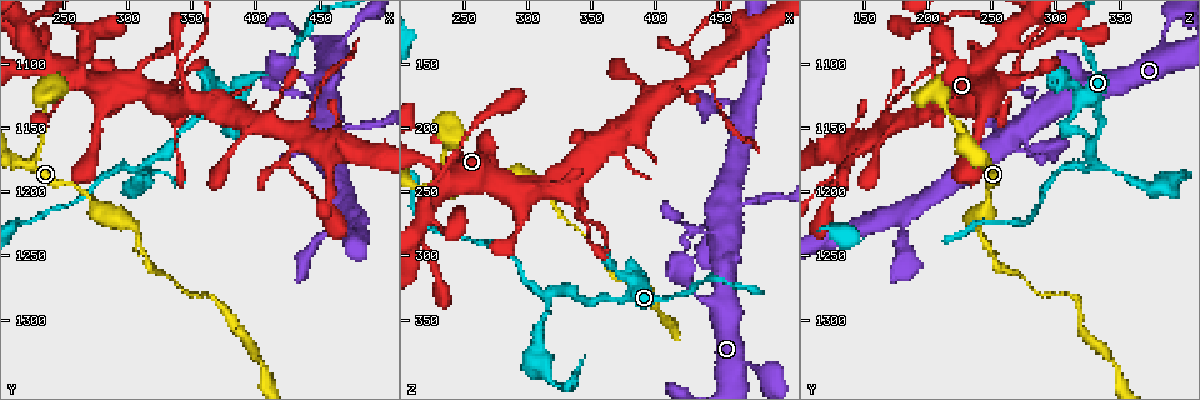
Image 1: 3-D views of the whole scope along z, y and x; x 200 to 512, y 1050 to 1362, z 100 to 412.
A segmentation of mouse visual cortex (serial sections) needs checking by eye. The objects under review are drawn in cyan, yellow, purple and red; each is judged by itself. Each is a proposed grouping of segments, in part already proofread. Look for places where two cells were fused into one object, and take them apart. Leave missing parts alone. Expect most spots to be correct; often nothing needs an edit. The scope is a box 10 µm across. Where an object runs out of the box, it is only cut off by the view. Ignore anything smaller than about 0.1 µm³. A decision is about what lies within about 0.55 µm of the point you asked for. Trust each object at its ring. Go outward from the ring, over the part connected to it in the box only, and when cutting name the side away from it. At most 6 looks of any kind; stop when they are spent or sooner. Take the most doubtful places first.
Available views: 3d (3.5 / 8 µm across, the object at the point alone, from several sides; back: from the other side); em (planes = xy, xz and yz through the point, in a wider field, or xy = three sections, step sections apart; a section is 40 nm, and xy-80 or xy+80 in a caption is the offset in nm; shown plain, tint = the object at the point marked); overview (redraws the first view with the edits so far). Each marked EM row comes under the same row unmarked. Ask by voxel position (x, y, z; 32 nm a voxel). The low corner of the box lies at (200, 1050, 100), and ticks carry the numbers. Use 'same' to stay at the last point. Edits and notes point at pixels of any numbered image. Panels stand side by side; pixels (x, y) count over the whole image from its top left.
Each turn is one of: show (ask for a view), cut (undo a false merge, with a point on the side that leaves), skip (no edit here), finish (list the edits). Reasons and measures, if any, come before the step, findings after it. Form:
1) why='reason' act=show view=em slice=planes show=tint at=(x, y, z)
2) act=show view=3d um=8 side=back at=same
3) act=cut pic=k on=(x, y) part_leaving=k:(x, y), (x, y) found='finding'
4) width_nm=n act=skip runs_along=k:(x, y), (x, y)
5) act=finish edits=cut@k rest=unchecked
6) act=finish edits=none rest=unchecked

why='calibre changes' act=show view=3d um=3.5 at=(320, 1176, 330)

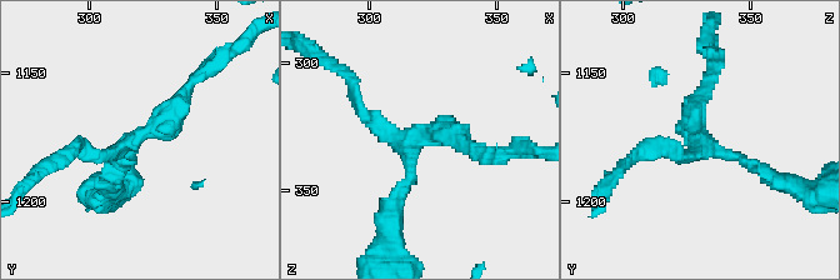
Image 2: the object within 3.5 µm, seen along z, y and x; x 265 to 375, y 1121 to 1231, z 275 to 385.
arms=3 arm_widths_nm=150,200,250 why='shape alone is not enough' act=show view=em slice=planes show=tint at=(318, 1176, 331)

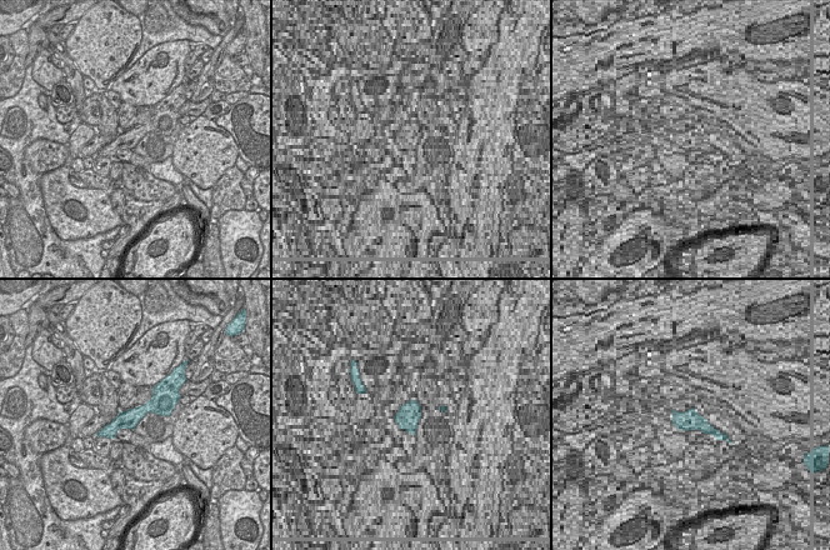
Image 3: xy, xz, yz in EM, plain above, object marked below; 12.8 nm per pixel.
act=skip runs_along=3:(169, 406), (148, 406), (101, 433) found='all the same cell'

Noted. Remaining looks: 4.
why='calibre changes' act=show view=3d um=8 side=back at=(424, 1174, 138)

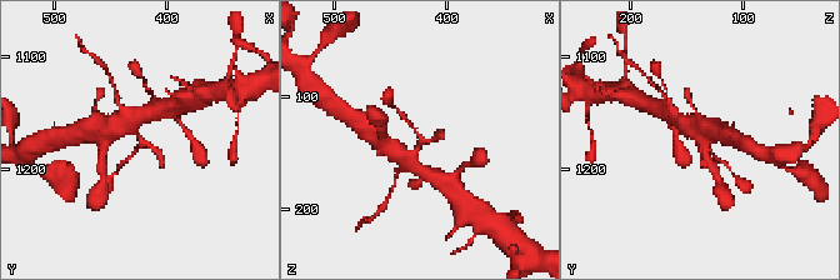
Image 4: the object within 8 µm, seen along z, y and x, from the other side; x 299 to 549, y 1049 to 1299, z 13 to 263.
why='need the tissue' act=show view=em slice=xy step=1 show=tint at=same

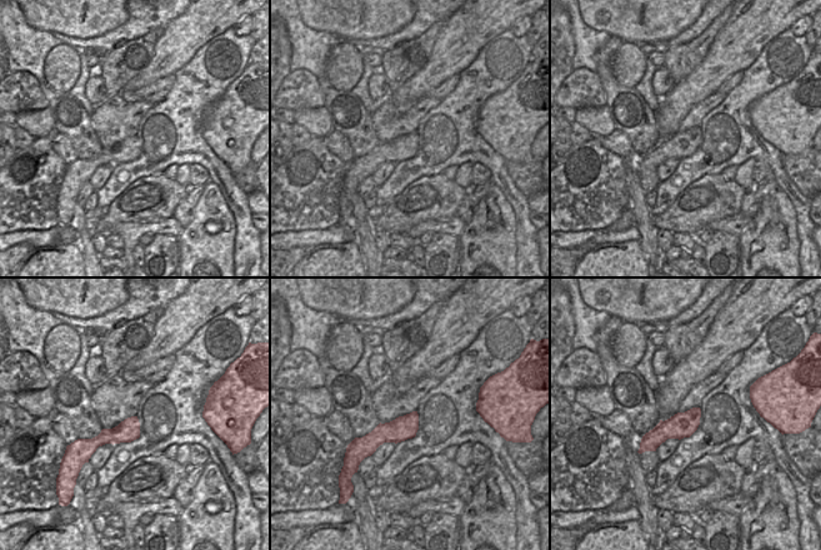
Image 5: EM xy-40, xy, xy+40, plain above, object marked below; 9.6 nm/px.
width_nm=240 act=skip runs_along=5:(135, 421), (124, 433), (83, 443) found='continuous, no second cell'

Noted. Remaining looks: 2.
act=finish edits=none rest=unchecked

